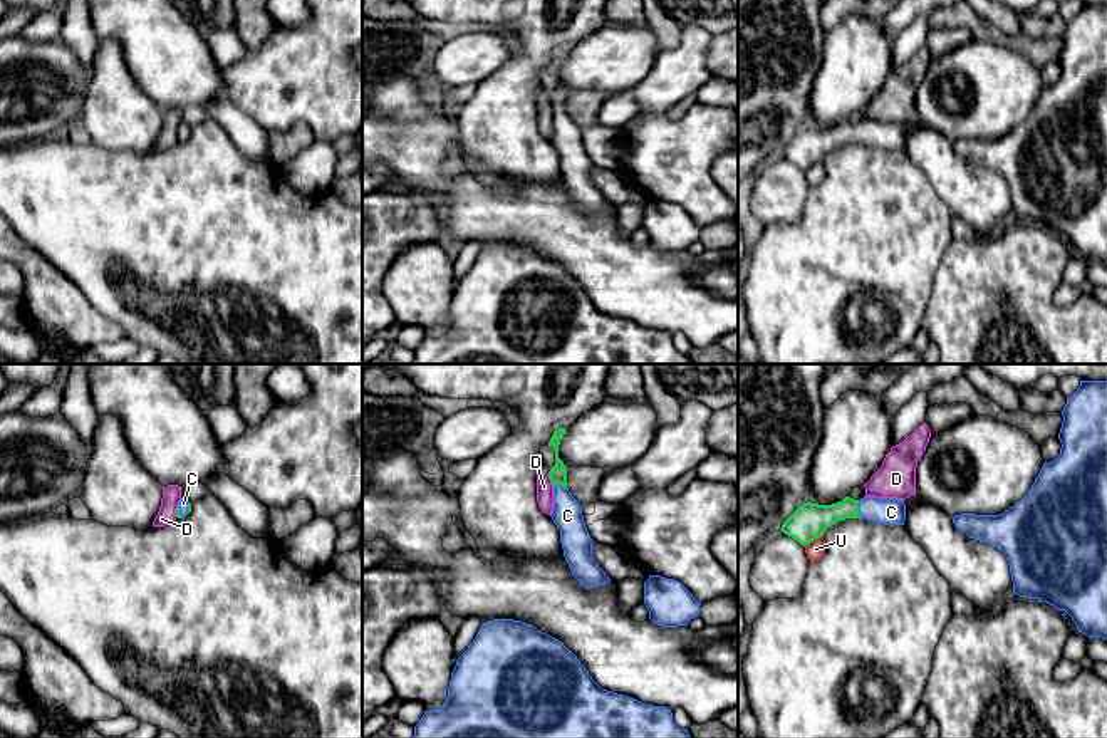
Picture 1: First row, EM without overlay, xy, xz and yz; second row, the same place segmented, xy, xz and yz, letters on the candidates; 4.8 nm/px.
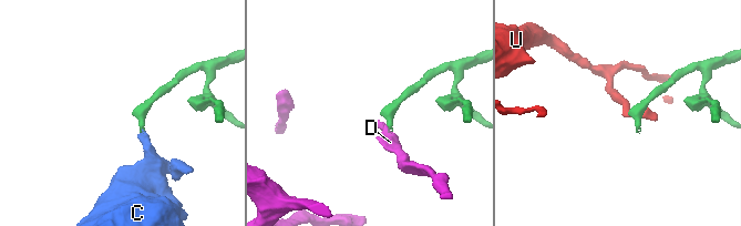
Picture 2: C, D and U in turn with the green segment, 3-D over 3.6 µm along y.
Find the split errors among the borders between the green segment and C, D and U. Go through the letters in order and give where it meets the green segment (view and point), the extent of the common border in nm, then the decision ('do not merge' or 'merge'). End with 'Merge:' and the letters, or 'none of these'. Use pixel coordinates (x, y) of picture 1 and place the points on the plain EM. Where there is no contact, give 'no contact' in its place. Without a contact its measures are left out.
C: contact yz (857, 133); length 90 nm; merge
D: contact xz (550, 103); length 70 nm; do not merge
U: contact yz (812, 165); length 110 nm; do not merge
Merge: C

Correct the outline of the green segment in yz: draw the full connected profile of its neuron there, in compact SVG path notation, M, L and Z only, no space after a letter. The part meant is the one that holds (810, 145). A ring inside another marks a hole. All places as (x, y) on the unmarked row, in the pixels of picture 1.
M845 121L832 129L802 127L782 149L782 156L800 169L808 169L822 161L827 153L845 143L865 143L882 149L904 149L906 129L897 122Z

